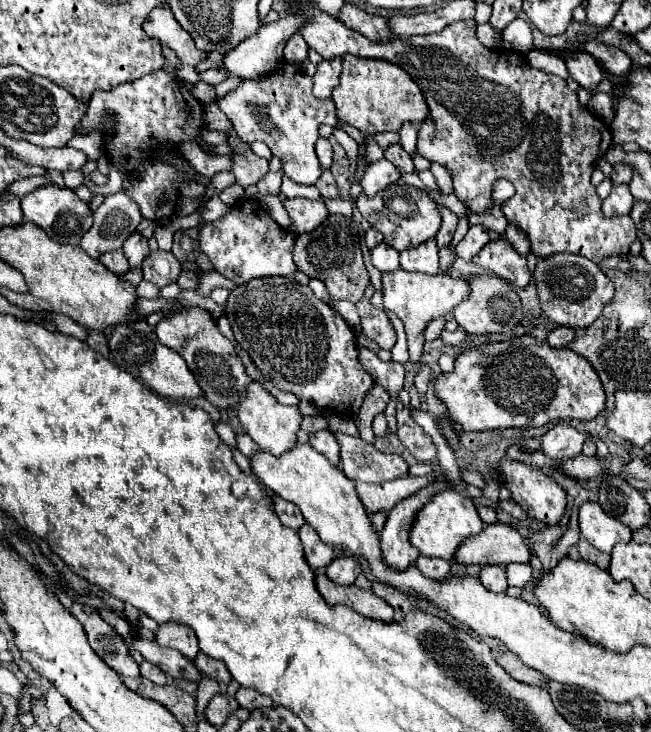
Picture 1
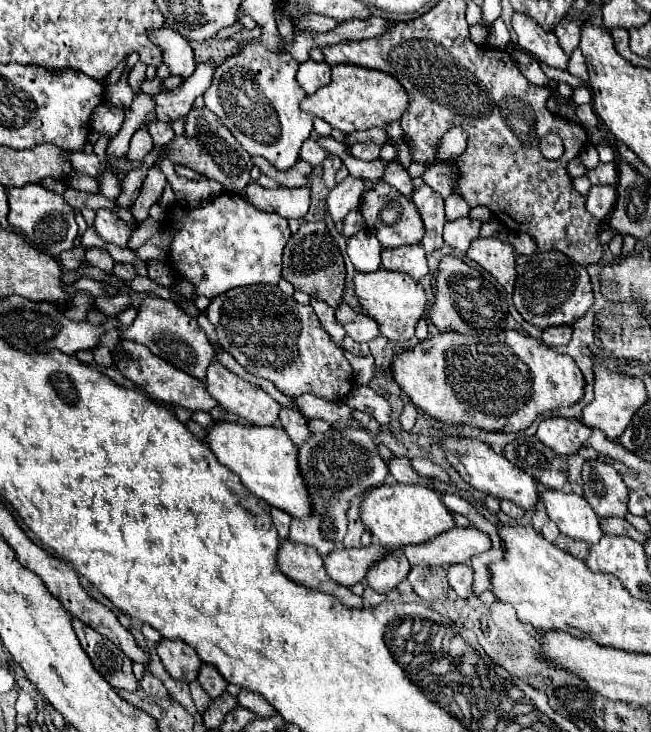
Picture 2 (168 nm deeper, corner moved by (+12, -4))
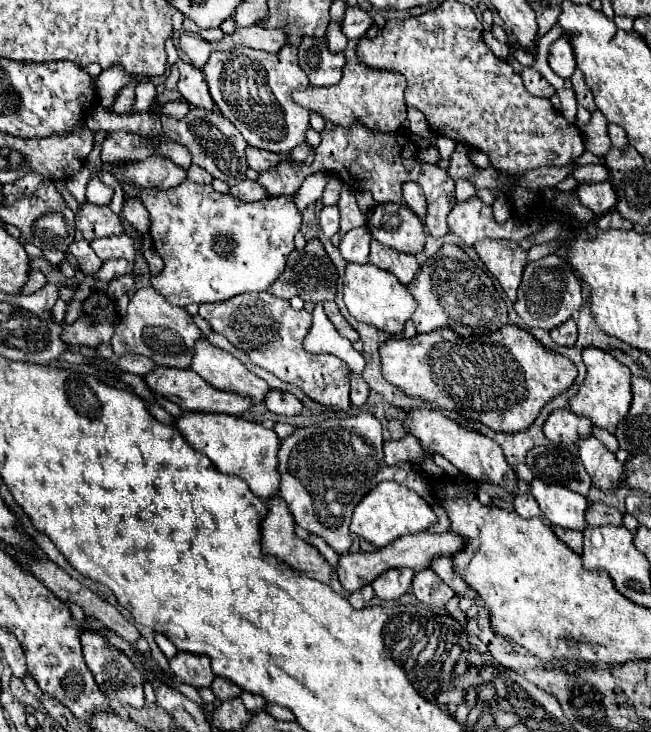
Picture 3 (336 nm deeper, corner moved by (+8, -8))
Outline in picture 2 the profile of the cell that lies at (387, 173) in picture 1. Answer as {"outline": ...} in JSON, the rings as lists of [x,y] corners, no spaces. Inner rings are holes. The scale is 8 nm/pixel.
{"outline":[[[344,178],[330,194],[328,194],[328,200],[326,200],[326,206],[328,206],[328,212],[332,216],[334,222],[342,222],[344,216],[358,208],[360,204],[360,196],[364,192],[364,182],[360,178]]]}

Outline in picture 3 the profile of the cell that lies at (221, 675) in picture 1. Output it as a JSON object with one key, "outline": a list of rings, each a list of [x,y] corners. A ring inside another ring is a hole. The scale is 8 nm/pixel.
{"outline":[[[216,676],[216,680],[212,682],[210,688],[212,688],[212,692],[216,694],[216,698],[222,700],[222,702],[240,696],[240,692],[242,692],[240,686],[236,686],[234,682],[230,682],[230,680],[226,680],[226,678],[218,678],[218,676]]]}

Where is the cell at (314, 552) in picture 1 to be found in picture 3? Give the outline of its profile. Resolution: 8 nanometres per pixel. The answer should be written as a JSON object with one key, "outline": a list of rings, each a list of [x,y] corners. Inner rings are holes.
{"outline":[[[366,412],[326,418],[312,426],[298,428],[280,444],[280,496],[286,500],[294,522],[326,540],[336,554],[346,554],[352,546],[350,520],[356,504],[376,488],[376,484],[394,480],[398,468],[384,464],[382,446],[382,426]]]}

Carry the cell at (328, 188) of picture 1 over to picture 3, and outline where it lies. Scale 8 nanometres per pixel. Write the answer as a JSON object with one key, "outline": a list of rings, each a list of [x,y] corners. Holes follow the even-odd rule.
{"outline":[[[250,146],[246,148],[246,160],[248,160],[248,166],[252,170],[258,170],[258,172],[272,170],[282,161],[293,161],[288,155],[270,154],[270,152],[264,152],[264,150],[250,148]]]}

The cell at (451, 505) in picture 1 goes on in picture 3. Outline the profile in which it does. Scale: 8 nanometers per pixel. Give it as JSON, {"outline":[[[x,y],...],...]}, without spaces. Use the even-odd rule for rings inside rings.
{"outline":[[[382,482],[372,492],[368,492],[362,498],[362,502],[354,508],[350,530],[354,536],[360,536],[360,538],[372,542],[376,548],[380,548],[404,534],[424,532],[430,526],[434,526],[436,522],[438,522],[438,518],[432,512],[432,508],[414,490],[410,490],[398,482]]]}

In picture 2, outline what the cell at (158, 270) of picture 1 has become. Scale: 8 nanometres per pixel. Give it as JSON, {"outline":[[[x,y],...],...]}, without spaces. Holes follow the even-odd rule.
{"outline":[[[114,264],[114,276],[122,278],[122,280],[132,280],[136,276],[136,270],[132,264]]]}

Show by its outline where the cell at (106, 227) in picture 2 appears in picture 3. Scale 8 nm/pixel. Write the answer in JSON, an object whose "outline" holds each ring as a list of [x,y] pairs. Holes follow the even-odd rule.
{"outline":[[[90,202],[80,206],[80,212],[76,216],[76,228],[82,232],[84,240],[88,242],[92,242],[94,238],[124,234],[122,220],[110,210],[110,206],[94,206]]]}

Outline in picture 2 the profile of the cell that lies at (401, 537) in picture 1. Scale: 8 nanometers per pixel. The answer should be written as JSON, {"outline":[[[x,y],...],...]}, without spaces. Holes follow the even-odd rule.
{"outline":[[[394,552],[392,556],[388,556],[388,560],[380,560],[376,568],[368,570],[366,582],[372,590],[386,594],[394,590],[408,576],[408,572],[410,572],[410,564],[406,556],[402,552]]]}

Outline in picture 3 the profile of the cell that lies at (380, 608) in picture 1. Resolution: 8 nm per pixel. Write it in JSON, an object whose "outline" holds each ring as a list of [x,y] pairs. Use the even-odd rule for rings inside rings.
{"outline":[[[280,496],[278,498],[272,498],[268,502],[268,516],[262,520],[262,552],[264,554],[270,554],[270,556],[276,556],[278,560],[286,562],[290,568],[294,568],[298,572],[306,572],[306,576],[328,584],[334,592],[338,592],[346,600],[350,598],[350,592],[342,588],[342,584],[338,582],[336,570],[324,560],[324,556],[320,556],[320,552],[316,552],[316,548],[312,548],[304,540],[296,538],[296,534],[294,534],[294,520],[292,520],[292,516],[288,512],[286,502]]]}

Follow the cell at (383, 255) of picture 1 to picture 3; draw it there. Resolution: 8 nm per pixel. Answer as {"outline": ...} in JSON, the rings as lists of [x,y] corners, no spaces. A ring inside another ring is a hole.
{"outline":[[[354,228],[350,232],[346,232],[342,236],[340,242],[340,252],[344,256],[346,262],[354,262],[354,264],[368,264],[368,252],[370,252],[370,232],[368,228]]]}

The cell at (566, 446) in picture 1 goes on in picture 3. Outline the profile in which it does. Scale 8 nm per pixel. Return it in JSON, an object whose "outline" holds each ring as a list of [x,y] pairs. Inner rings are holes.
{"outline":[[[554,410],[544,422],[544,436],[554,444],[576,444],[578,440],[582,440],[582,436],[590,434],[592,434],[592,422],[586,420],[584,416],[576,416],[570,410]]]}

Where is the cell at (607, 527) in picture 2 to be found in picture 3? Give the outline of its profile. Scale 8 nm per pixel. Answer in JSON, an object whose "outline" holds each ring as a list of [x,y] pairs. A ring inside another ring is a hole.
{"outline":[[[590,504],[586,512],[586,522],[590,526],[604,526],[604,524],[614,524],[622,526],[622,512],[616,508],[610,508],[606,504]]]}

